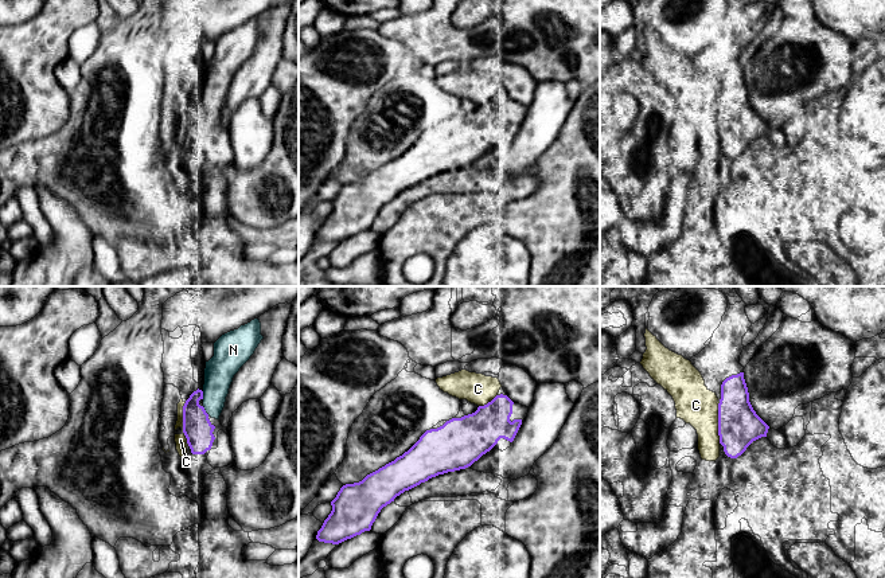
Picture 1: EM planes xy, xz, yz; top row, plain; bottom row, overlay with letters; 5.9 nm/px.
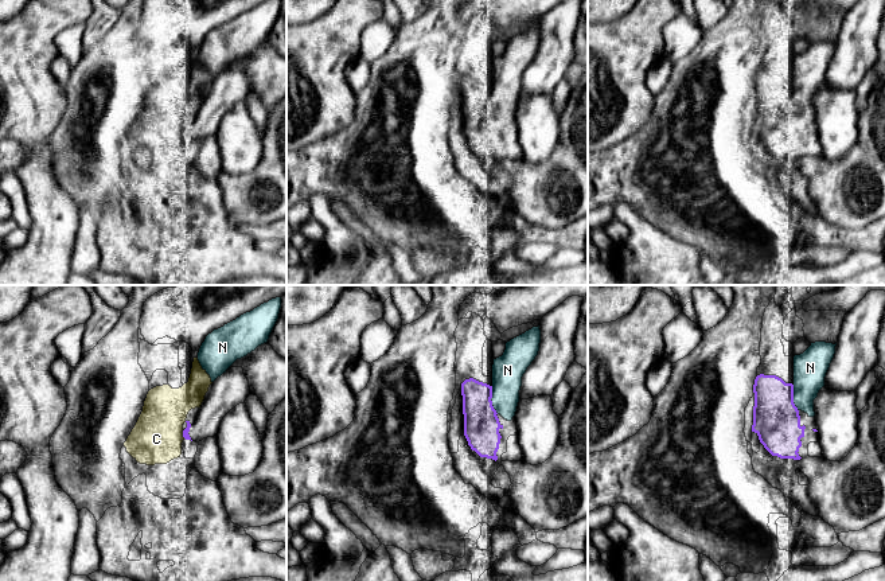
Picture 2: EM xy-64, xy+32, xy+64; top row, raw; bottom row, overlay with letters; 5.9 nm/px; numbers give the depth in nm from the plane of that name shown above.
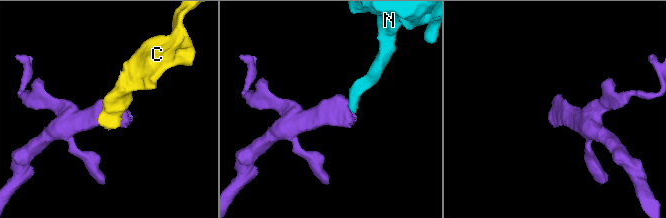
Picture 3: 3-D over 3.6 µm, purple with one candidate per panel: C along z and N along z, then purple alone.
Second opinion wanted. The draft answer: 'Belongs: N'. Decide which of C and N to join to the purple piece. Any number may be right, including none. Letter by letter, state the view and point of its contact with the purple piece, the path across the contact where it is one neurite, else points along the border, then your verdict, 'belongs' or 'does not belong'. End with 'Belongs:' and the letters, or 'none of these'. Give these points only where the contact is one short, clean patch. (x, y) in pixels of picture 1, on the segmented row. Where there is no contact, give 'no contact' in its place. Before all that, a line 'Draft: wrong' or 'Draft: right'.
Draft: right
C: xy (183, 422) | does not belong
N: xy (205, 410) | belongs
Belongs: N

